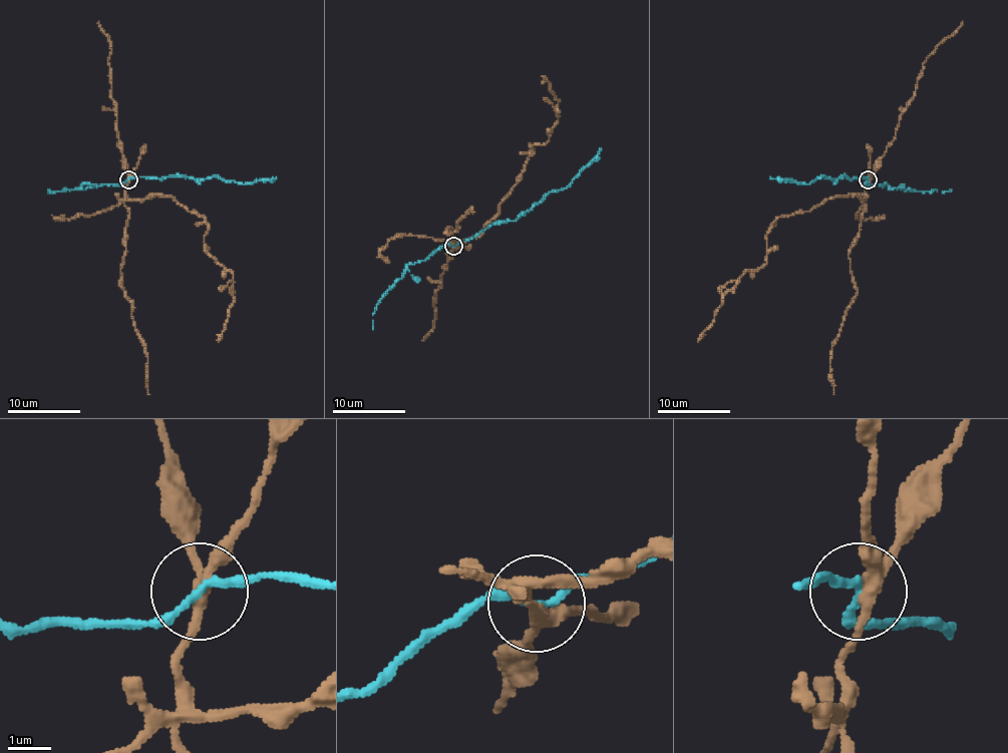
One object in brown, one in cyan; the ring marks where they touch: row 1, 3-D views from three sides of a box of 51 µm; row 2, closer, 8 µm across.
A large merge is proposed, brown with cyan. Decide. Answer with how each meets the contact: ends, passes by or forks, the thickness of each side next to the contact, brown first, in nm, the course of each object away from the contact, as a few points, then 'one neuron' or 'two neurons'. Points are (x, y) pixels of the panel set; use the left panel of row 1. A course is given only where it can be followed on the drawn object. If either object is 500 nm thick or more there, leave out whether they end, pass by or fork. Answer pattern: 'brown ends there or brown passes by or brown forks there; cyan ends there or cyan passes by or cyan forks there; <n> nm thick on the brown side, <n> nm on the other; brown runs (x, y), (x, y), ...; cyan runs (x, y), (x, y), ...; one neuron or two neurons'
brown forks there; cyan passes by; 240 nm thick on the brown side, 150 nm on the other; brown runs (127, 178), (127, 199), (168, 195), (208, 224), (204, 248), (233, 275), (233, 304), (218, 342); cyan runs (127, 178), (220, 176), (249, 184), (276, 176); two neurons

